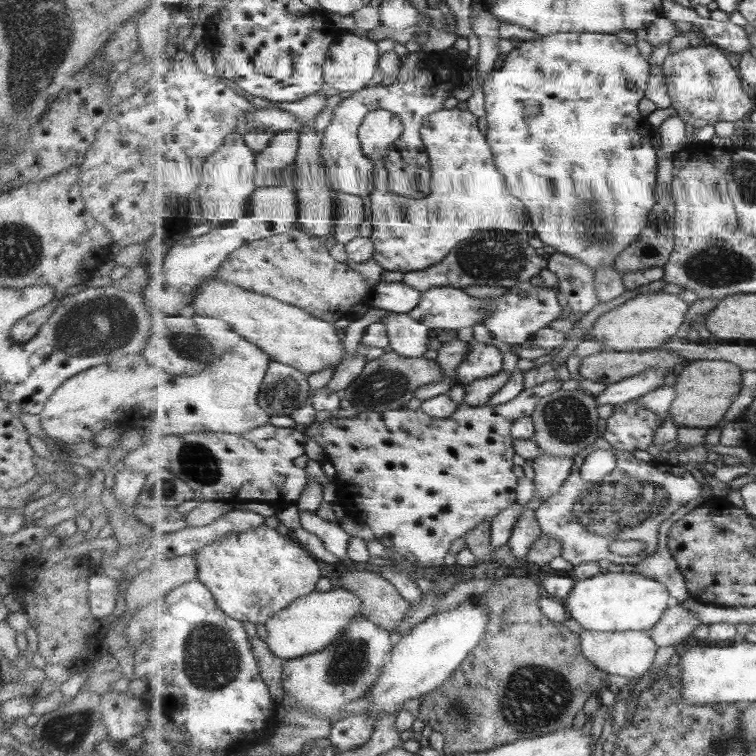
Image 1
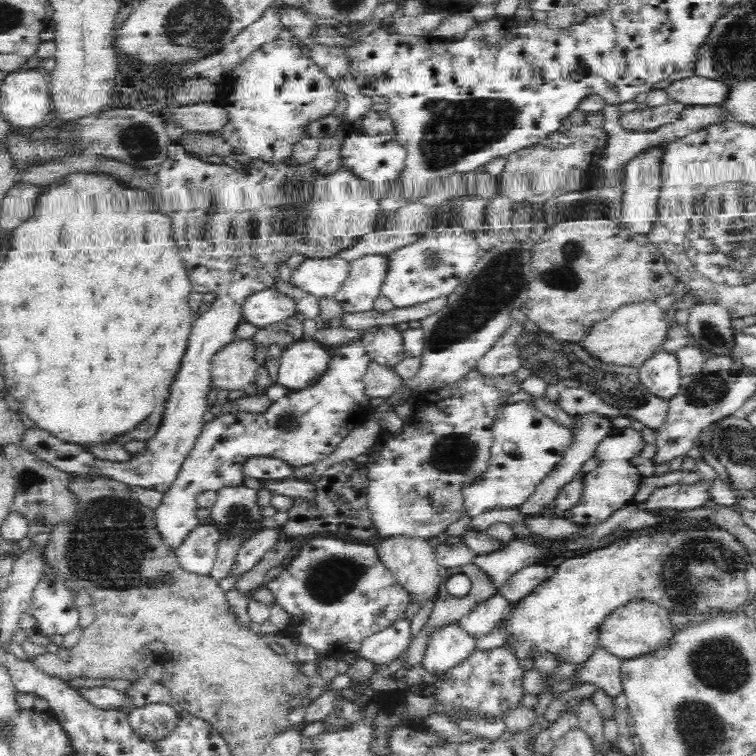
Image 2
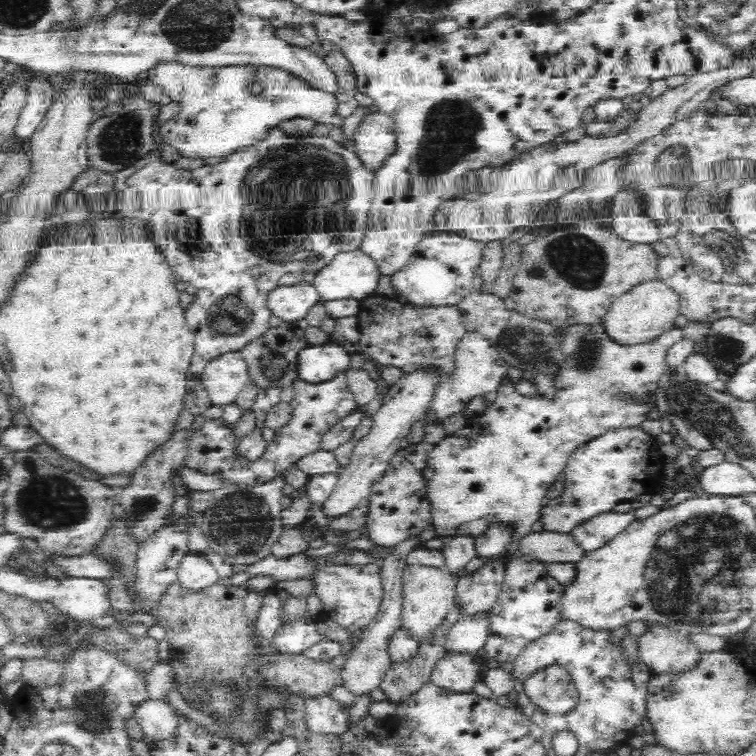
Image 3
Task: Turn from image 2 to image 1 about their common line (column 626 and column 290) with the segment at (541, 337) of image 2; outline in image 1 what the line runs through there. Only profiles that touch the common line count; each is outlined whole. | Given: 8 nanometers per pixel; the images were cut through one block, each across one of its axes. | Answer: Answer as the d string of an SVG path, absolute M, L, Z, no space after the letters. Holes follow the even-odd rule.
M272 361L260 390L260 405L273 416L289 416L310 402L311 388L305 373Z

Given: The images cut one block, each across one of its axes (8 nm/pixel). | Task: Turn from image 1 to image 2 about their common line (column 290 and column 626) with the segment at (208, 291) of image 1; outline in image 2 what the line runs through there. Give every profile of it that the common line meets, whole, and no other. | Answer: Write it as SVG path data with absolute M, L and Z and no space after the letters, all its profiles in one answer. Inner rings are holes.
M643 300L626 303L612 311L608 318L597 322L580 342L582 347L604 363L640 368L655 352L662 349L670 324L664 320L666 313L656 301Z

